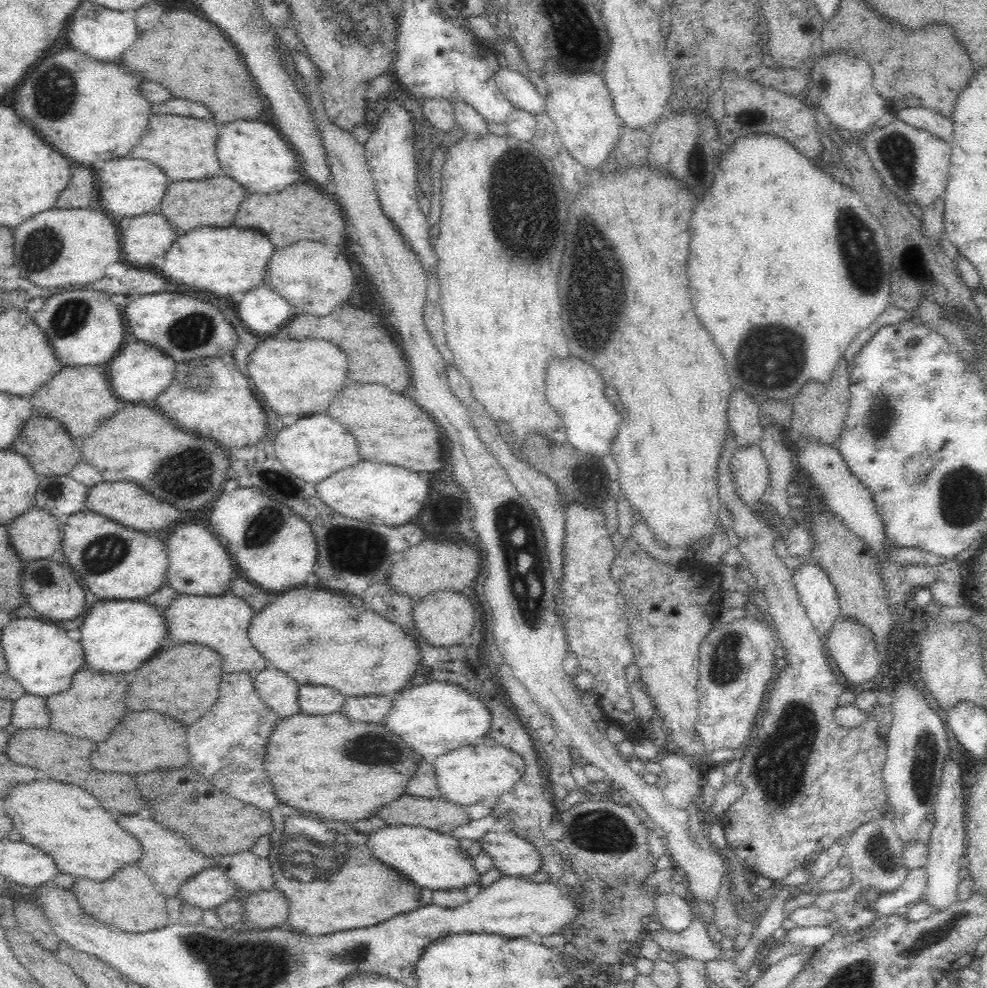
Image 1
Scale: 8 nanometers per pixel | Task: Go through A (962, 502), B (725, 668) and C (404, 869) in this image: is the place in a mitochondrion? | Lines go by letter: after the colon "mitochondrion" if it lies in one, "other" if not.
A: mitochondrion
B: mitochondrion
C: other

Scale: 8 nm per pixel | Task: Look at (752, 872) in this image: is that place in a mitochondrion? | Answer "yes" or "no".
no

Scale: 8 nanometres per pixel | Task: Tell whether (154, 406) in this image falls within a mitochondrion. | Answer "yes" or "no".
no

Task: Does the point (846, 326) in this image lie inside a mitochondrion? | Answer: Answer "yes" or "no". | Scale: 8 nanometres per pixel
no

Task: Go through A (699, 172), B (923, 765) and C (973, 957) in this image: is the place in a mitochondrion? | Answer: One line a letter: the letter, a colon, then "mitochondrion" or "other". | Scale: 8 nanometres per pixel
A: other
B: mitochondrion
C: other

